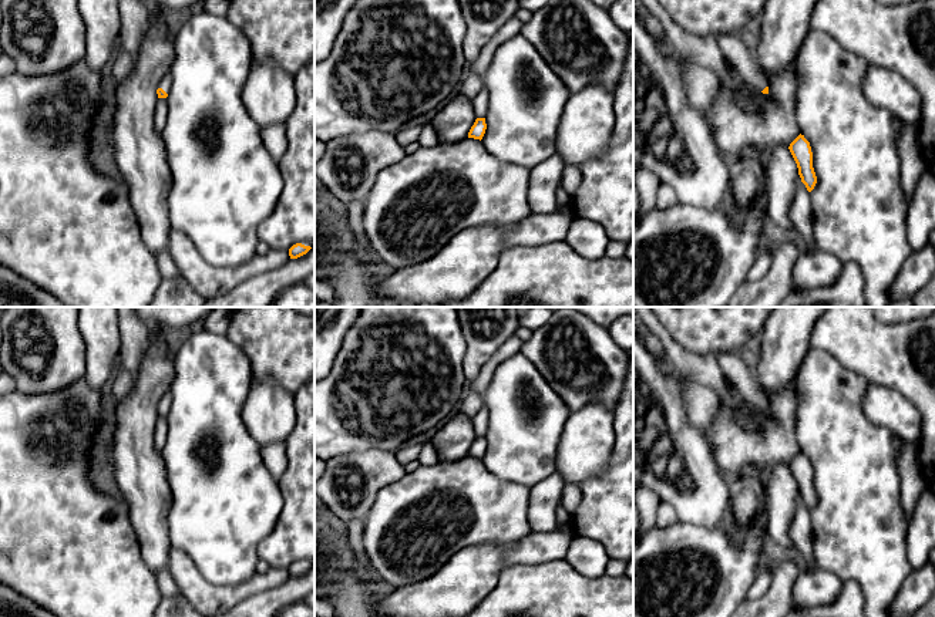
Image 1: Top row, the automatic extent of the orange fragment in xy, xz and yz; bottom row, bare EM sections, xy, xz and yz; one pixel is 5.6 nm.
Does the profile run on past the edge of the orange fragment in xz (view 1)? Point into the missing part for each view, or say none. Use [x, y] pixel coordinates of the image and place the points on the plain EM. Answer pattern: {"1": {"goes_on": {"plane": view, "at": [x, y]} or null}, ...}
{"1": {"goes_on": null}}

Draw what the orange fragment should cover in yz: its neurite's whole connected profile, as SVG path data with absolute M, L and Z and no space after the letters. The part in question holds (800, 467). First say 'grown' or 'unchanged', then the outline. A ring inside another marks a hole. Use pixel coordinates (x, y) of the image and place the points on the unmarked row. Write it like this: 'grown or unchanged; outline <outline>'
unchanged; outline M798 454L788 465L797 486L801 500L805 503L807 509L811 510L817 502L817 495L813 486L813 471L810 461L804 454Z

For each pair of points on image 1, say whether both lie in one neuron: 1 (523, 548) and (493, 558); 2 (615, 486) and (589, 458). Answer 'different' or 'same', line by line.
1: different
2: different

